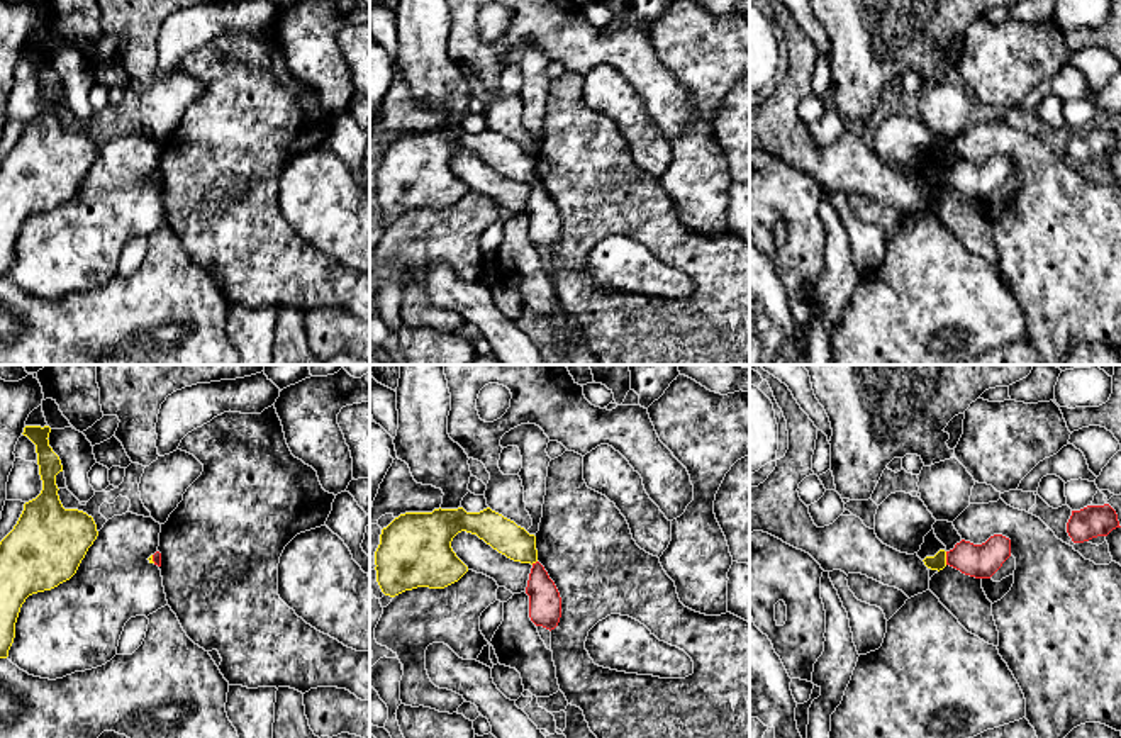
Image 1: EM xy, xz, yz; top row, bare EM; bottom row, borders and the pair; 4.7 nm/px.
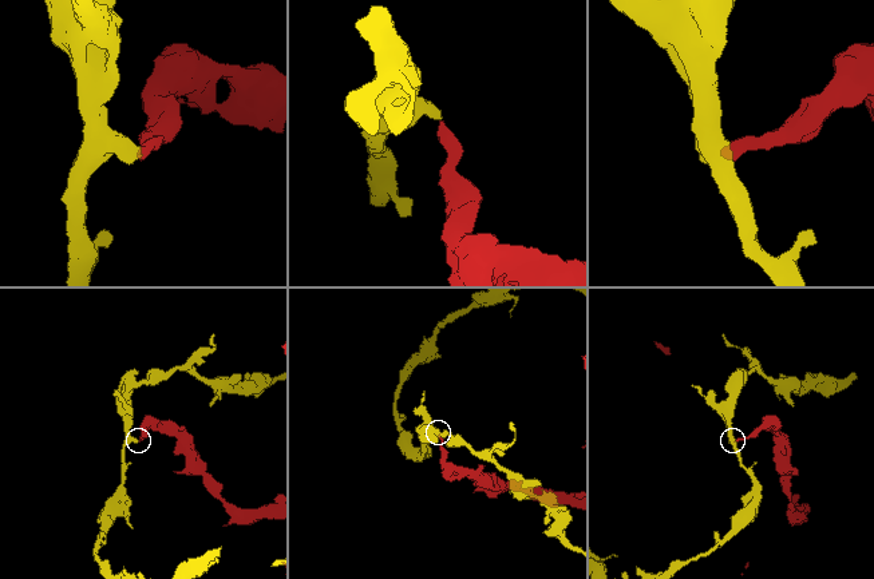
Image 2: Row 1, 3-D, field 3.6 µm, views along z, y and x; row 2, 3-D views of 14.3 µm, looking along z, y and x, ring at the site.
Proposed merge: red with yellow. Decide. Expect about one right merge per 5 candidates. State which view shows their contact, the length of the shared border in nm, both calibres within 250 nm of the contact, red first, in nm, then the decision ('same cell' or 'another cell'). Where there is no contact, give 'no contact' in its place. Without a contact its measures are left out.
yz | 60 nm | 160/80 nm | another cell

